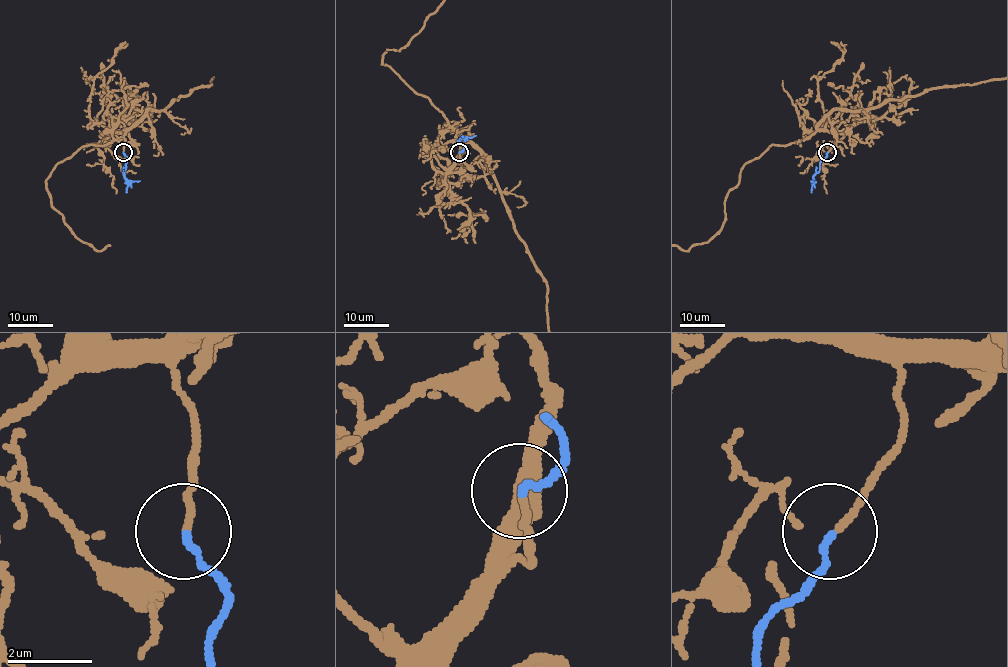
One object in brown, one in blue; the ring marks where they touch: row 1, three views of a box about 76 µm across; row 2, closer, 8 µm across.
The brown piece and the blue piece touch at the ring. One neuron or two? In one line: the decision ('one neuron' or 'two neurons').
one neuron

